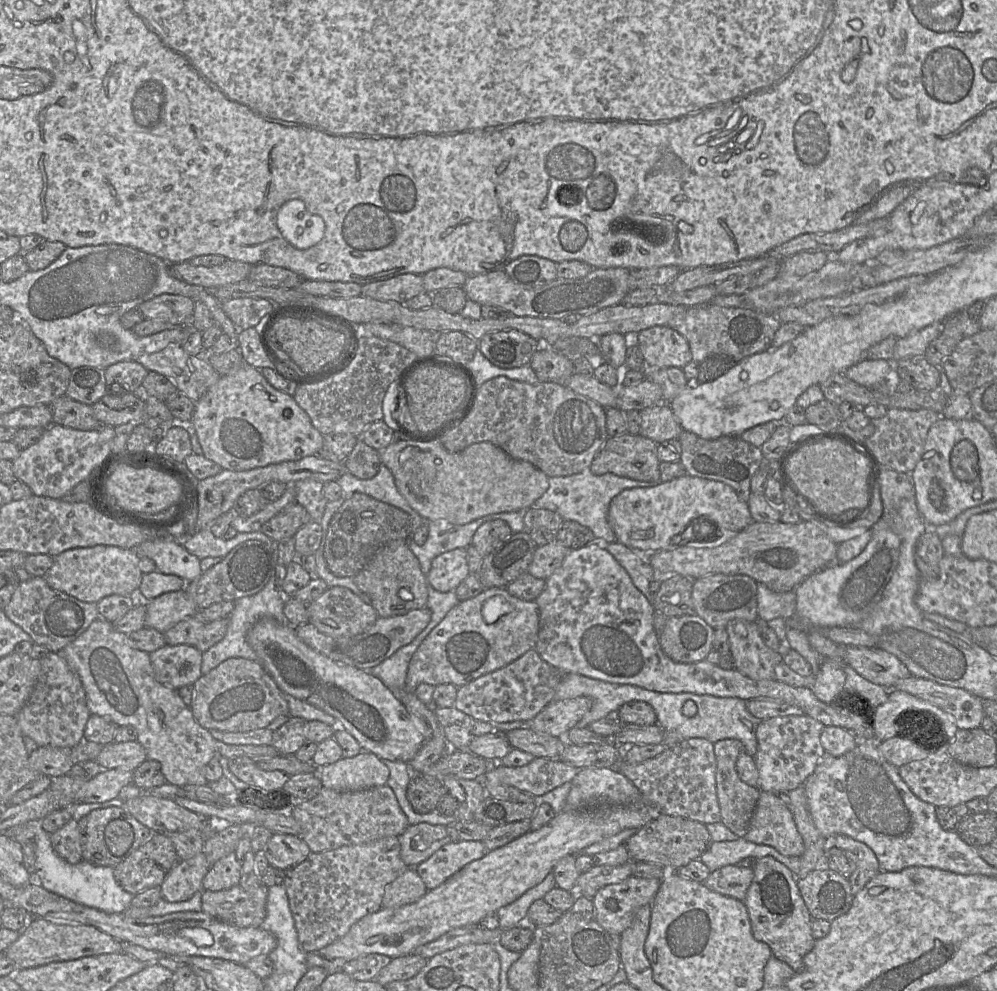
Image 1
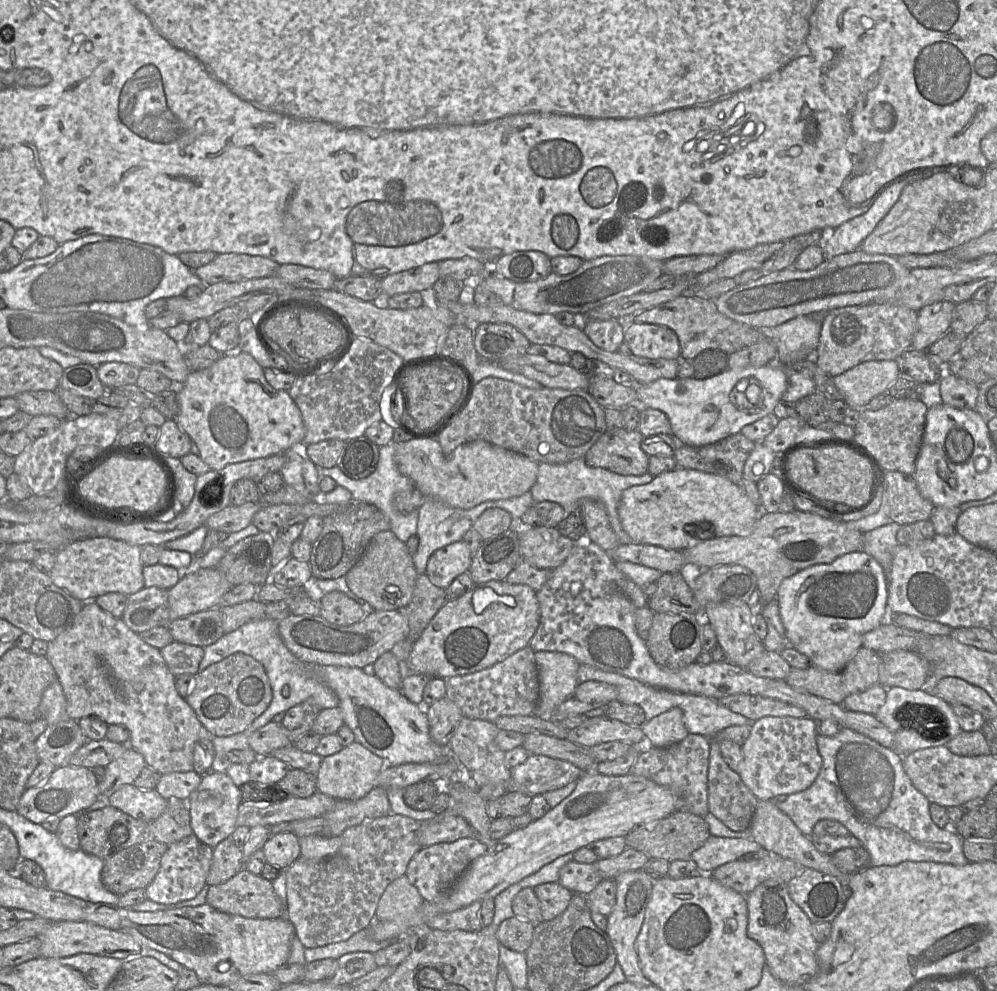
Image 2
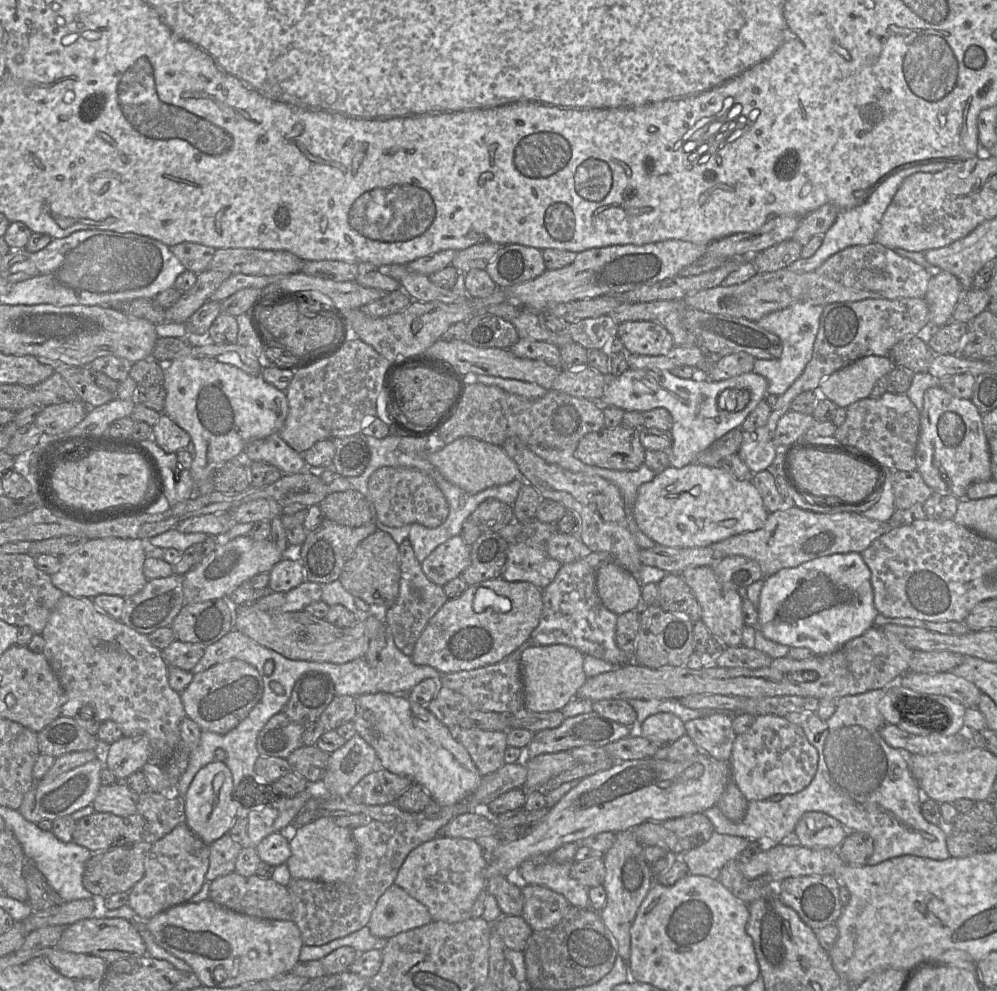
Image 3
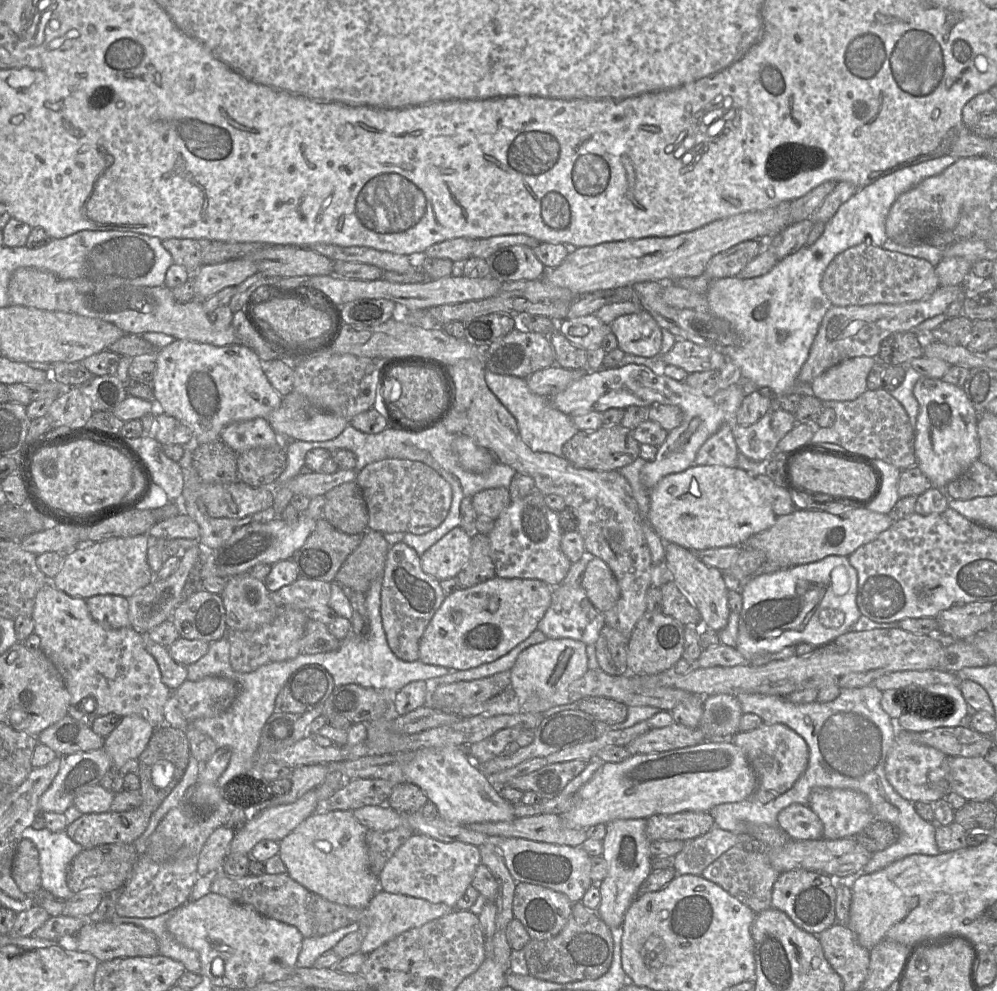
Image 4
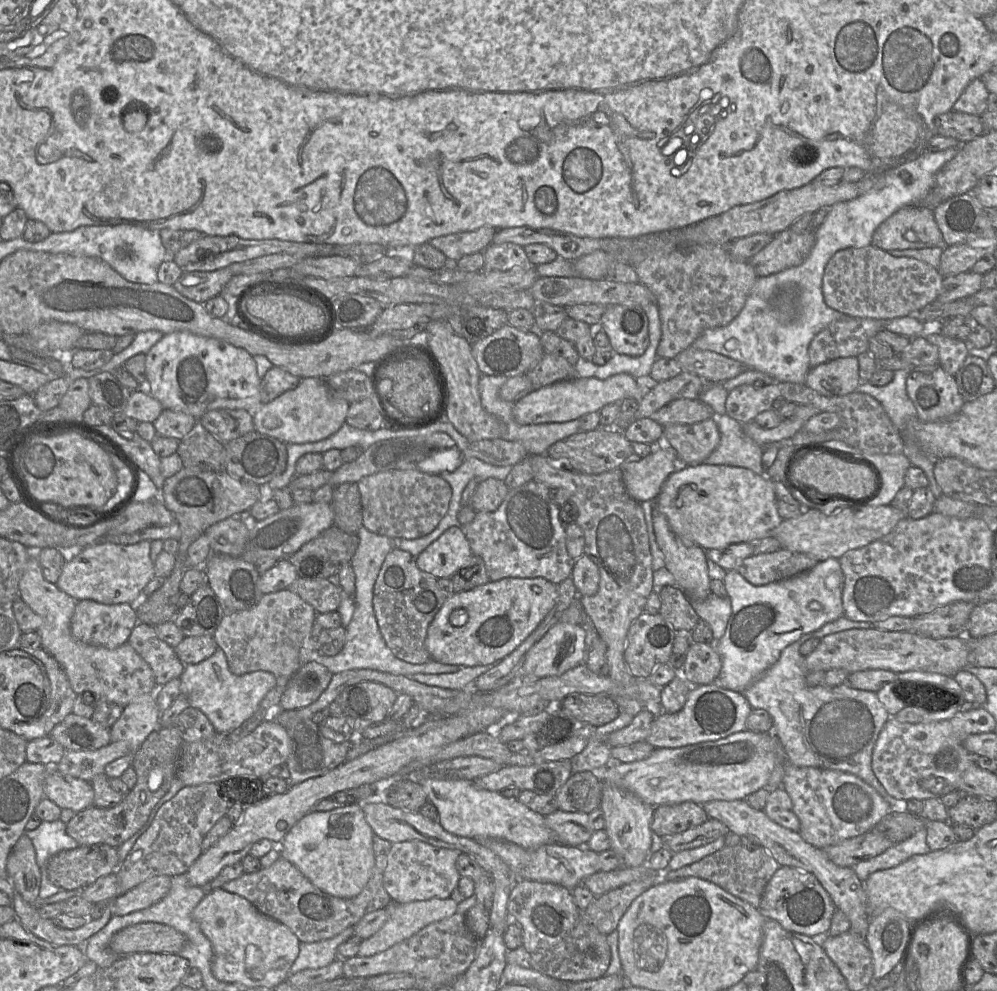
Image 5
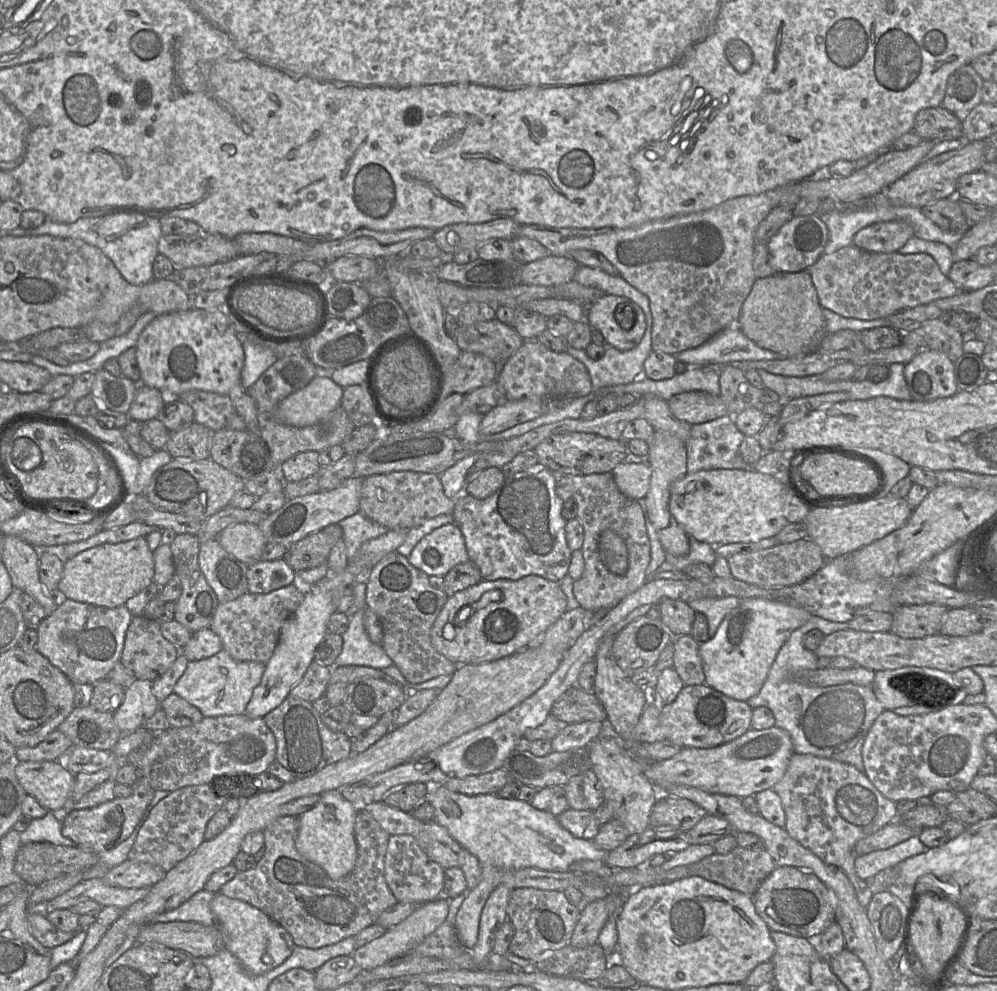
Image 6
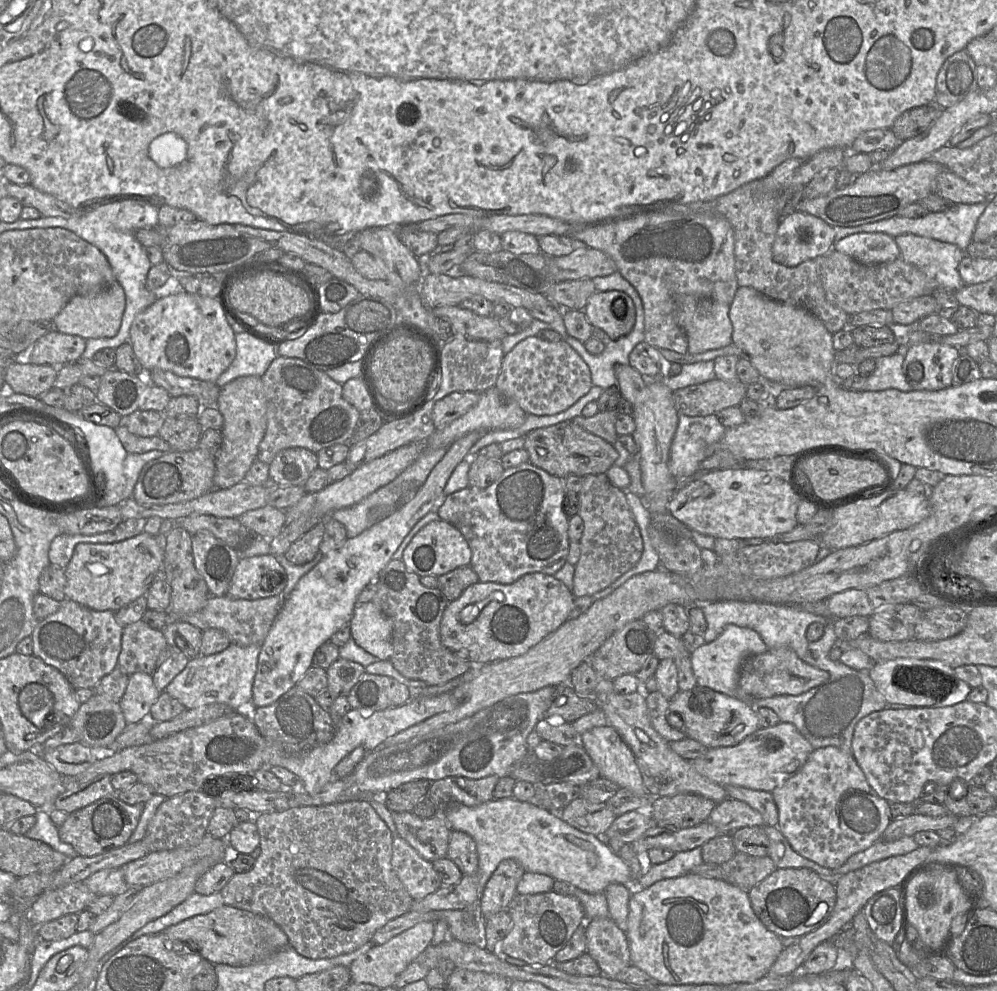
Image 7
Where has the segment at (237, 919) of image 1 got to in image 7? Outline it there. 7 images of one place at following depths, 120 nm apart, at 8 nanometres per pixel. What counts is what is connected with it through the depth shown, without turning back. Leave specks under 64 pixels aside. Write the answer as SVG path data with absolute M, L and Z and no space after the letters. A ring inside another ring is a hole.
M368 800L347 801L327 805L290 808L281 812L269 812L254 816L261 853L253 867L243 873L235 873L222 888L221 895L225 905L249 911L272 919L288 936L289 945L300 955L310 959L332 958L350 953L371 941L377 930L390 920L411 910L414 899L410 896L392 866L393 838L387 824L379 817Z

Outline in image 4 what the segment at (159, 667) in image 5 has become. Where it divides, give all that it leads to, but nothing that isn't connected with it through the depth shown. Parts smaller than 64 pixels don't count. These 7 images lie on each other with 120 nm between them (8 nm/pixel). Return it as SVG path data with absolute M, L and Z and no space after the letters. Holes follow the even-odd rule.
M148 632L141 633L146 650L158 663L163 683L173 692L187 680L187 666L177 663L167 647L153 641Z

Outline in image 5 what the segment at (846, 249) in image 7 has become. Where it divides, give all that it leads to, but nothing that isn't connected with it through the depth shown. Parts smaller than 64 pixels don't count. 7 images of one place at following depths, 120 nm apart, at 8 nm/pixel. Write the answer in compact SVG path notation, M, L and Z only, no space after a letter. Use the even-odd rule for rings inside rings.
M926 206L906 207L885 220L875 231L871 245L884 251L945 247L943 235L936 223L934 208Z

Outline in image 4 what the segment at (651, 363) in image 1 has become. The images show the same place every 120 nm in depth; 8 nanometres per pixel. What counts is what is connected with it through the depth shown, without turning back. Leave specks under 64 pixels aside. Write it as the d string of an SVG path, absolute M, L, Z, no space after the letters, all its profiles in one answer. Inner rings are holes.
M645 310L619 316L610 328L625 353L650 358L661 350L662 328Z

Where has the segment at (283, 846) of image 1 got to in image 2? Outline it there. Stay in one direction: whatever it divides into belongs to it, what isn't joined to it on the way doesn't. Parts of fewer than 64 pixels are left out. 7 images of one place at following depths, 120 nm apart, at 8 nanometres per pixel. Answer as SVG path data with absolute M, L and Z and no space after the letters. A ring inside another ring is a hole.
M293 832L271 835L262 851L269 864L286 869L301 856L299 837Z

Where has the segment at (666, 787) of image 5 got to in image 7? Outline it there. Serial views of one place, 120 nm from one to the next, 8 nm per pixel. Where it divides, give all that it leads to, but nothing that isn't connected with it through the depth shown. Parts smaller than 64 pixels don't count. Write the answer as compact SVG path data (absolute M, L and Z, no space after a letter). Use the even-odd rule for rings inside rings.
M780 722L770 728L760 728L735 746L709 749L692 764L698 773L723 787L734 785L772 792L802 768L813 750L793 724Z

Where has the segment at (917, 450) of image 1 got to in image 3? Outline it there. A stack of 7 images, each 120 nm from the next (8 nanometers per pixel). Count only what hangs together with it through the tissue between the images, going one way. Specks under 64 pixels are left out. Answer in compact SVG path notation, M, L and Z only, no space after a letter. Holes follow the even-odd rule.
M885 392L880 398L858 400L846 407L846 420L837 427L834 437L839 442L855 445L882 462L890 471L917 469L916 450L921 413L905 395Z

